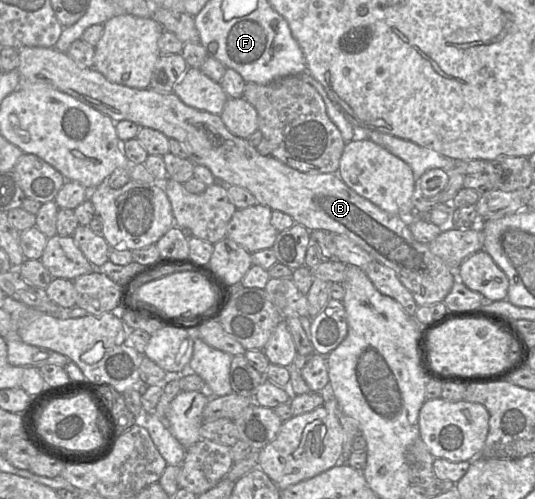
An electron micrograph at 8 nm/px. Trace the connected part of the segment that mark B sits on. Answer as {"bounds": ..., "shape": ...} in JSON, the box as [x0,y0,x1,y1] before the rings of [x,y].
{"bounds":[17,47,458,306],"shape":[[[21,47],[18,49],[18,54],[20,58],[17,68],[19,72],[18,88],[49,85],[99,110],[114,122],[129,120],[140,127],[158,130],[168,138],[178,140],[187,146],[189,159],[194,164],[204,165],[210,169],[216,178],[216,182],[221,182],[226,186],[237,185],[247,189],[254,195],[257,203],[290,215],[295,223],[303,225],[309,231],[321,229],[349,238],[365,250],[372,257],[372,260],[392,269],[400,282],[411,292],[417,306],[443,302],[456,279],[458,279],[456,271],[449,268],[441,258],[434,255],[428,244],[420,243],[413,238],[406,218],[384,211],[357,194],[342,181],[338,172],[305,173],[287,166],[272,155],[263,156],[247,139],[232,134],[223,123],[220,115],[186,105],[173,91],[159,93],[149,87],[138,89],[113,83],[95,68],[80,66],[66,52],[60,52],[55,48]]]}

